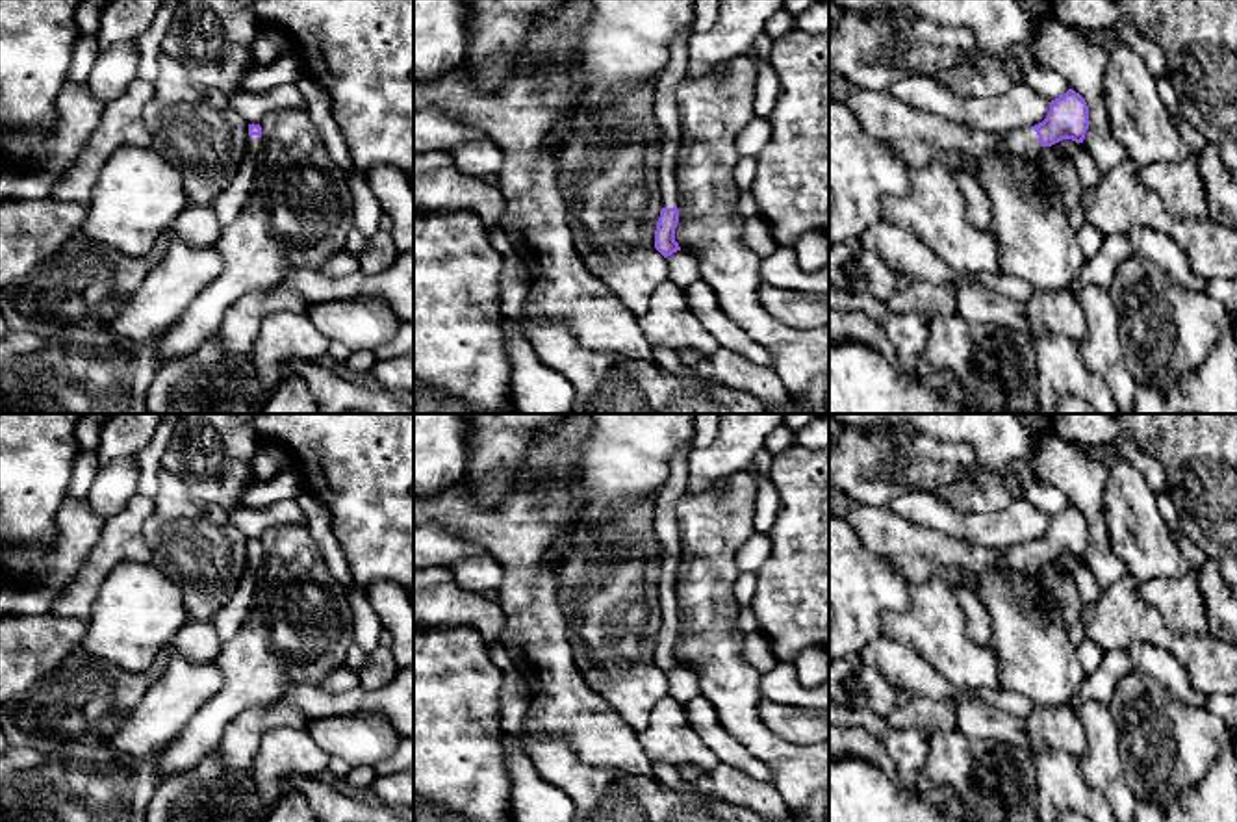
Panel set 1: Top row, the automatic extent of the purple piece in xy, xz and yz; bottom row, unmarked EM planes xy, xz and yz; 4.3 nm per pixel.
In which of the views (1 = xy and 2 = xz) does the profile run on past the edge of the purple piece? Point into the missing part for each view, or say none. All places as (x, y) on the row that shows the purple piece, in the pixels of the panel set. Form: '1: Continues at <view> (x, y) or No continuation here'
1: Continues at xy (255, 145)
2: Continues at xz (666, 112)

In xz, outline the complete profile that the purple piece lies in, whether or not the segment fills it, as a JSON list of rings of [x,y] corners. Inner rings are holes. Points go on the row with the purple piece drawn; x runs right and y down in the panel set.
[[[677,35],[671,41],[668,61],[655,80],[655,122],[662,135],[662,156],[658,165],[662,210],[655,230],[655,249],[664,258],[681,250],[675,241],[675,228],[679,223],[675,161],[681,141],[677,89],[686,80],[686,67],[690,61],[688,37],[690,35]]]

